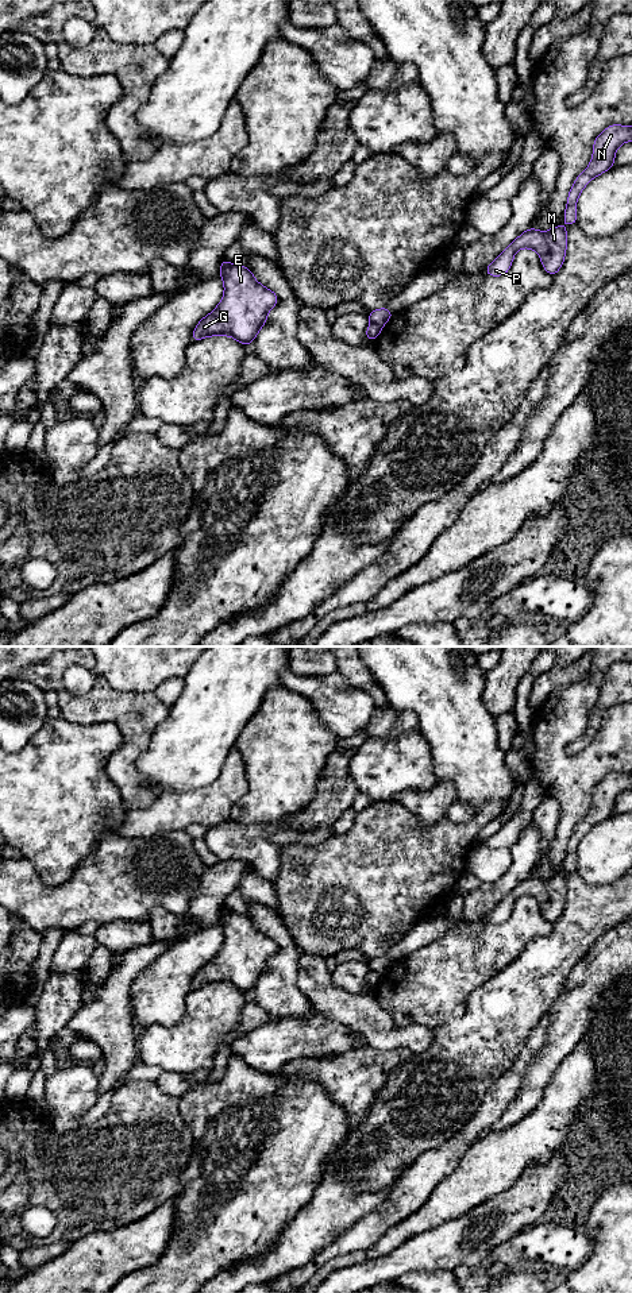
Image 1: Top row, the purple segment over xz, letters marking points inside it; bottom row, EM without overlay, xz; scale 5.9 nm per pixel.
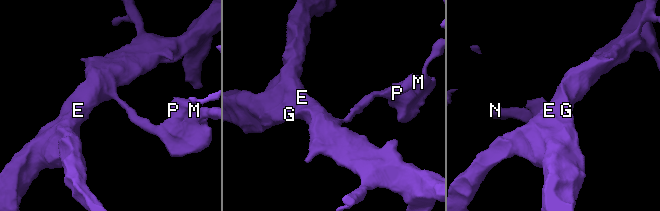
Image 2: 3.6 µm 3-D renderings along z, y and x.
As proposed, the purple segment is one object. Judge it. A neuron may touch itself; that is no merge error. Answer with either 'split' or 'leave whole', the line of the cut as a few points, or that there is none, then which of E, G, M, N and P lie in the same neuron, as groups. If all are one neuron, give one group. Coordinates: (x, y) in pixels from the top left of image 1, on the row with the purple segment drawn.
split | xz (372, 321), (381, 327) | E G / M N P

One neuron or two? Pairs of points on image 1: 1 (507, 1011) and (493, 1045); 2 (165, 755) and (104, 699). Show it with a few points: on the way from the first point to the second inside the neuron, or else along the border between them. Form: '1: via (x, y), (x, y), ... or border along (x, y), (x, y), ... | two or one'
1: via (498, 1019), (493, 1037) | one
2: border along (168, 714), (139, 756), (138, 771) | two

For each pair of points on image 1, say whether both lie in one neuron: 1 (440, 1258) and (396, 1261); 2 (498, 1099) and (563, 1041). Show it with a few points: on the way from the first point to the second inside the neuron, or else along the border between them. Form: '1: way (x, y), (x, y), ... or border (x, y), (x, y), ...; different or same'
1: way (430, 1258), (407, 1258); same
2: border (521, 1080), (516, 1097), (505, 1108); different

